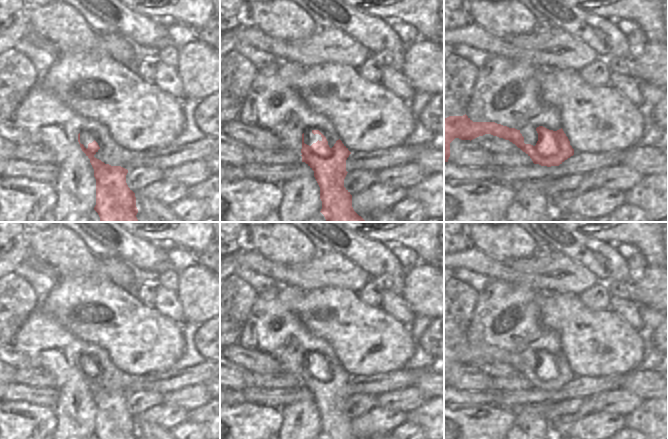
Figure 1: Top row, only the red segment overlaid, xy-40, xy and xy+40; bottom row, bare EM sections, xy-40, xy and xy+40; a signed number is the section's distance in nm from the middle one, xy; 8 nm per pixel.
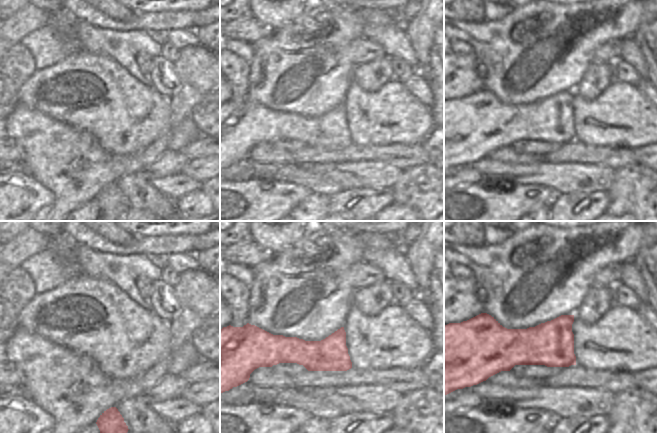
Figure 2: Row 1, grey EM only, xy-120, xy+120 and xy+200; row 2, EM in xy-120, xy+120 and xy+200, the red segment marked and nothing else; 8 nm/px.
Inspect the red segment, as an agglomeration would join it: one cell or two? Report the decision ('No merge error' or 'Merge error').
No merge error

